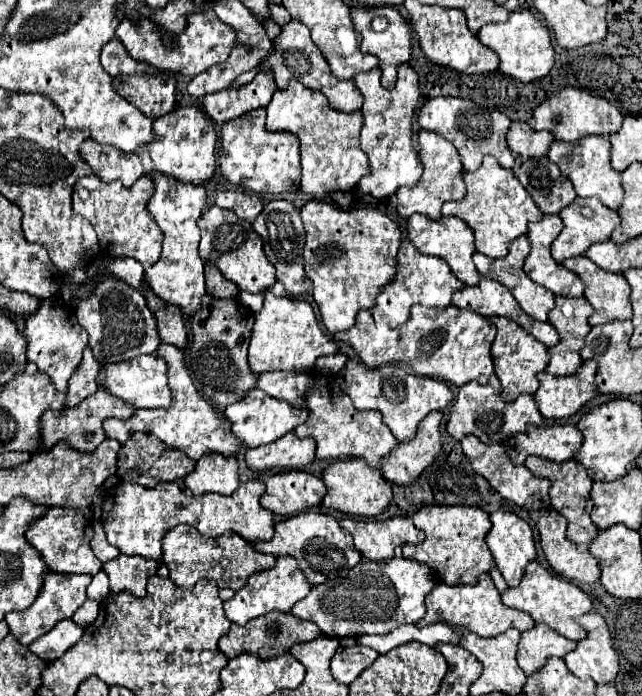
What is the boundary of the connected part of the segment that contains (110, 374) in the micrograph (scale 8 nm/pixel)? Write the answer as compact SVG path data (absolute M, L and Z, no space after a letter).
M140 355L130 361L104 365L102 369L106 373L106 381L102 383L102 387L106 387L112 395L120 395L120 399L136 405L138 409L168 409L172 405L172 391L168 387L168 365L164 359L156 355Z

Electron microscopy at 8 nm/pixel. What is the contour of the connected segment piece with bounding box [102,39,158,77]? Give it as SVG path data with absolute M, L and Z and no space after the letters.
M112 39L104 45L102 49L102 65L106 69L108 75L116 77L116 75L132 75L132 73L158 73L156 67L148 65L148 63L140 63L134 61L124 45L118 39Z

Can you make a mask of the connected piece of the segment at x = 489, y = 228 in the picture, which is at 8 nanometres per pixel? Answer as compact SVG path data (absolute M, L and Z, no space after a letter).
M484 157L482 165L472 171L464 173L466 183L466 197L462 201L452 201L442 207L442 215L454 215L466 221L474 229L476 237L476 251L500 259L508 253L508 245L528 233L528 223L536 223L542 219L542 211L532 201L530 193L522 187L522 183L516 179L516 175L510 169L500 167L494 157Z

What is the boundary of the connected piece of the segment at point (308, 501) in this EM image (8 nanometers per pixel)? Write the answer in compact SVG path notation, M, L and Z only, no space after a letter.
M306 471L262 475L260 481L266 485L262 505L274 515L296 515L308 507L320 505L326 495L324 481Z

